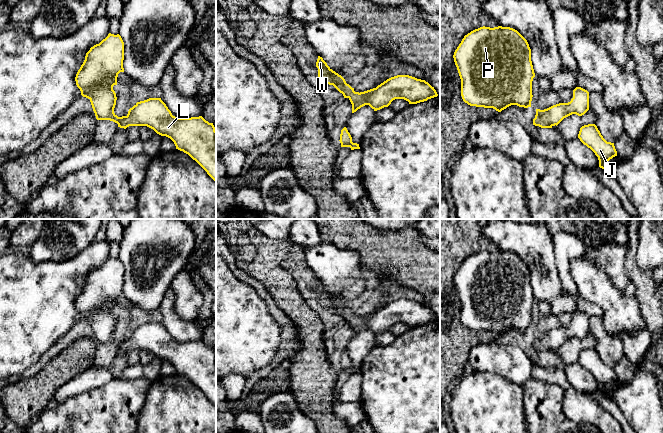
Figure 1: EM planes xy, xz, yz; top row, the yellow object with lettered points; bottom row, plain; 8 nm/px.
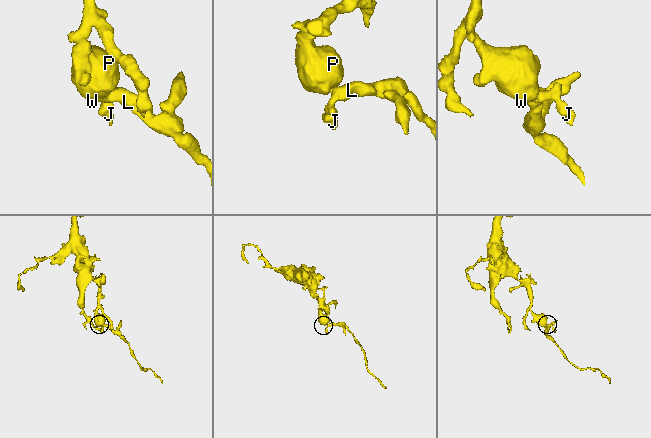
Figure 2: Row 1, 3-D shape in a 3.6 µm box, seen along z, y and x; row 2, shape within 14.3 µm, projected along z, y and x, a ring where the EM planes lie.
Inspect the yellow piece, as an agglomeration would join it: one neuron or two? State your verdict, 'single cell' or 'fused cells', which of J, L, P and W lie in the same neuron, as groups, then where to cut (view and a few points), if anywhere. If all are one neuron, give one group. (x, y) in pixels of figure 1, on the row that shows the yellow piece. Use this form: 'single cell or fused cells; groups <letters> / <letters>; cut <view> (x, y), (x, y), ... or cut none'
single cell; groups J L P W; cut none

